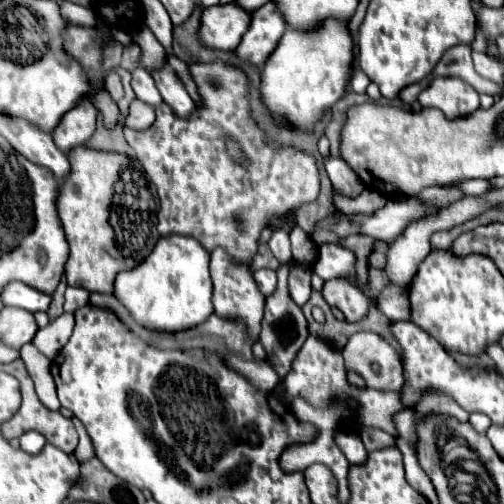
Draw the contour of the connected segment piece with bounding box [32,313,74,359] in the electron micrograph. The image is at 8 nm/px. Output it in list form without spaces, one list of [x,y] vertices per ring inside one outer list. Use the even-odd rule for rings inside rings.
[[[62,313],[58,319],[50,321],[44,329],[38,329],[32,343],[48,359],[54,359],[58,355],[58,351],[68,343],[72,331],[74,331],[74,315],[72,313]]]

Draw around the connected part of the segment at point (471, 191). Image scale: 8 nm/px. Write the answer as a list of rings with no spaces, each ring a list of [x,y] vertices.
[[[480,179],[460,181],[460,183],[452,185],[450,189],[458,189],[458,191],[462,191],[462,195],[484,195],[488,189],[488,181],[480,181]]]

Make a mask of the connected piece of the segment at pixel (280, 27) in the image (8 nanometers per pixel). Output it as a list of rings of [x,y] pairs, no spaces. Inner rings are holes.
[[[270,1],[252,13],[250,27],[234,53],[238,57],[248,57],[252,65],[260,65],[274,51],[284,29],[284,21],[276,15],[276,5]]]

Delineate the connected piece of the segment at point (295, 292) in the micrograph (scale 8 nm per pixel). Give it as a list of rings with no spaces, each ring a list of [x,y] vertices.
[[[294,265],[290,269],[290,295],[298,305],[304,305],[312,293],[310,289],[310,269],[302,265]]]

